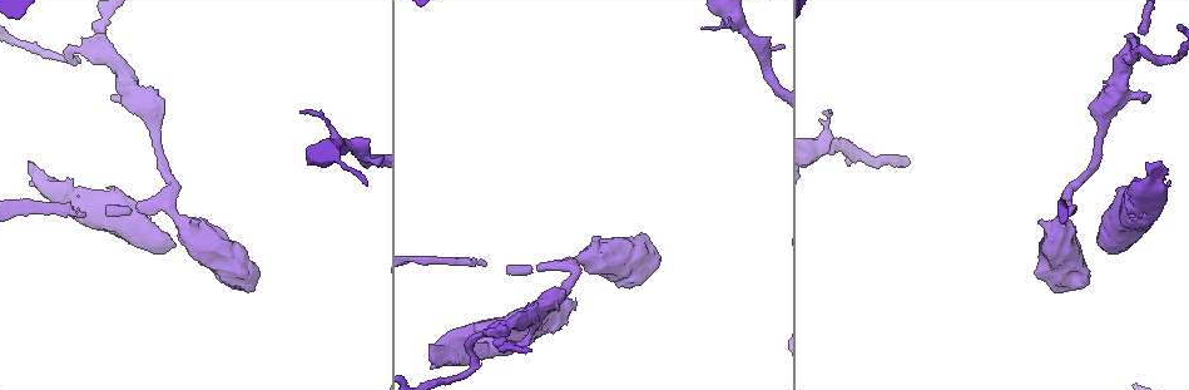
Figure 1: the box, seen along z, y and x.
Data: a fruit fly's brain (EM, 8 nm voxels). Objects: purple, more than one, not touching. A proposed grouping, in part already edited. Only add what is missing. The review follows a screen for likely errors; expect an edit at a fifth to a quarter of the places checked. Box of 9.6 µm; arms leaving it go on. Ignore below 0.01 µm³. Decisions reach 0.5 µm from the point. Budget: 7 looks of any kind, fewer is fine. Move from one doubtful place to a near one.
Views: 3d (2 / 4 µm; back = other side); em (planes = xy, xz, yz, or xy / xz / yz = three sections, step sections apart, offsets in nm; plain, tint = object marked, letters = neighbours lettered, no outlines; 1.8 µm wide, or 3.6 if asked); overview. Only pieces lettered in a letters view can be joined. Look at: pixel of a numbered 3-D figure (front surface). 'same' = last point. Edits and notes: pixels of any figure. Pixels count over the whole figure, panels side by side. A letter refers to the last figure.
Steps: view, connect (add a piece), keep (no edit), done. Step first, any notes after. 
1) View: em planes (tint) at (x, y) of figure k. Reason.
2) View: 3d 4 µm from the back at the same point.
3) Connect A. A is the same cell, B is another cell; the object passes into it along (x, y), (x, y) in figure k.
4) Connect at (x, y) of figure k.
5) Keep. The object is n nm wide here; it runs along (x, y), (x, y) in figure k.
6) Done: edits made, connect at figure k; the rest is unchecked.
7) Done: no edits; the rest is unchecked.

View: 3d 4 µm at (114, 98) of figure 1. An open end.

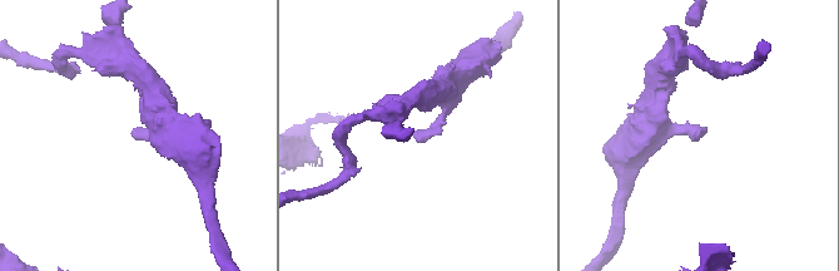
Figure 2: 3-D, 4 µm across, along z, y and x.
View: em planes (letters) at (134, 137) of figure 2.

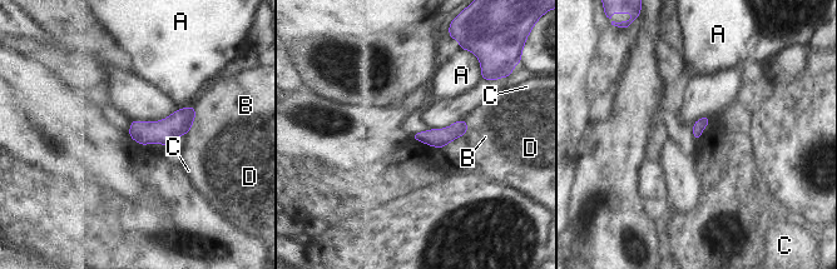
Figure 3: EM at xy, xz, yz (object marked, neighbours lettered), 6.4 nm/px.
Keep. A, B, C and D are other cells; a border runs along (193, 105), (178, 109) in figure 3; none of them fits.

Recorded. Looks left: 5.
View: 3d 4 µm at (486, 263) of figure 1. End of a long branch.

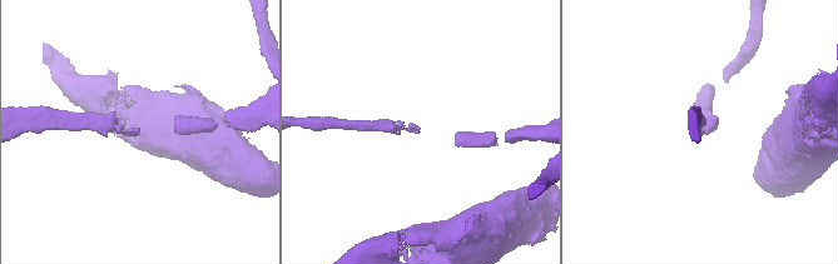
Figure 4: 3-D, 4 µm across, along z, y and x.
View: em planes (letters) at (417, 131) of figure 4. Shape alone is not enough.

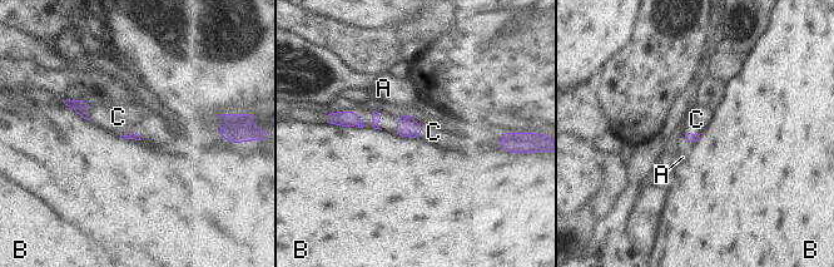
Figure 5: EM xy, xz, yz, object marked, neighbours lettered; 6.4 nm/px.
Connect C. The longest contact is with B, 220 nm; C is the same cell, A and B are other cells; it goes on there.

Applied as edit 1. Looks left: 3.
View: overview. See it whole again.

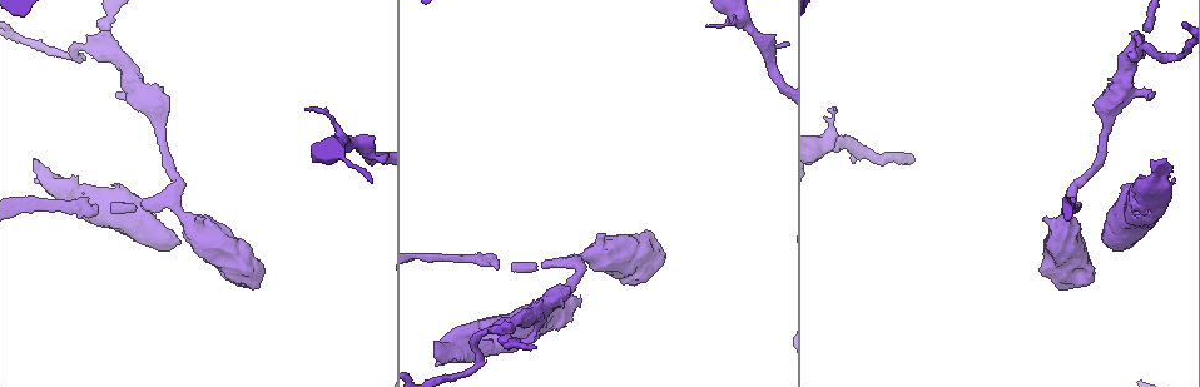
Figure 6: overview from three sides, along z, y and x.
View: 3d 4 µm from the back at (1088, 278) of figure 6. Branch stops here.

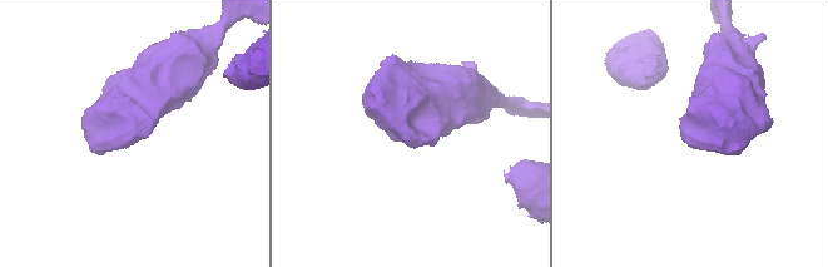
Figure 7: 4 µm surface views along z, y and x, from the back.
View: em planes (letters) at (146, 138) of figure 7.

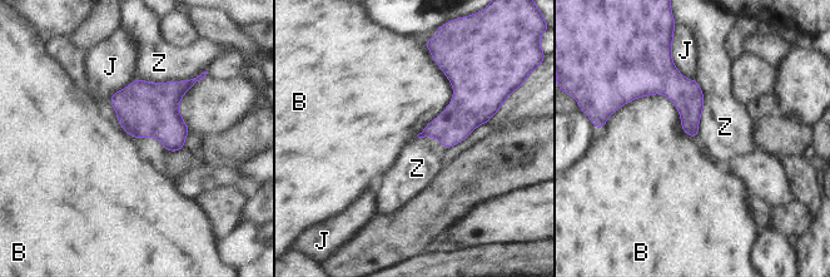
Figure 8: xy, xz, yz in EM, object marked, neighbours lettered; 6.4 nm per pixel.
Keep. B, J and Z are other cells; a border runs along (611, 114), (664, 94), (694, 138) in figure 8; none of them fits.

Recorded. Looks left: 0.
Done: edits made, connect at figure 5; the rest is unchecked.

